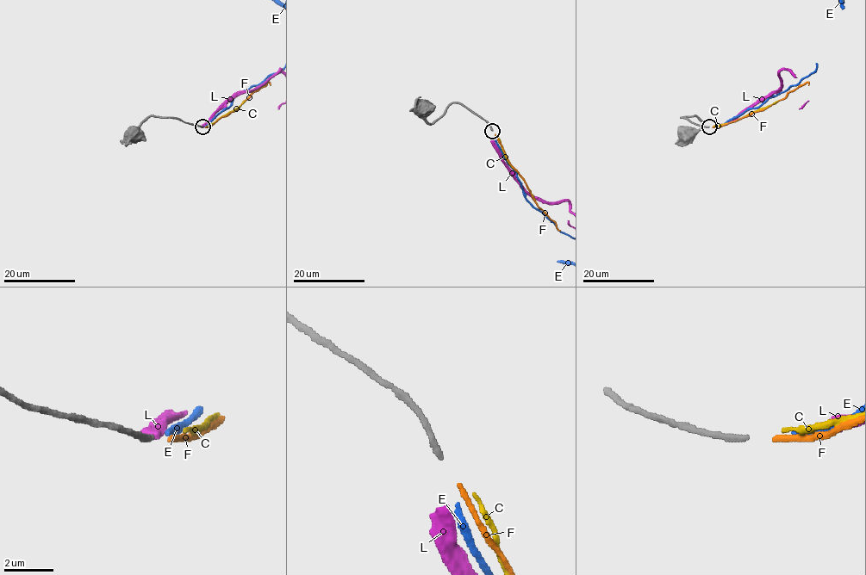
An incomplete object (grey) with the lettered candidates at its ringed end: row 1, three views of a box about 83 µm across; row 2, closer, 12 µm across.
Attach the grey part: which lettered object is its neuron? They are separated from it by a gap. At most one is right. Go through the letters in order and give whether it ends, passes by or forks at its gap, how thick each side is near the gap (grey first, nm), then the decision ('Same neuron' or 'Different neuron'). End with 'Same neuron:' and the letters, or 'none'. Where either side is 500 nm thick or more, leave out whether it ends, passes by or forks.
C: It ends there. Thickness 240 nm (grey) against 130 nm. Different neuron
E: It ends there. Thickness 240 nm (grey) against 260 nm. Same neuron
F: It ends there. Thickness 240 nm (grey) against 200 nm. Different neuron
L: It ends there. Thickness 240 nm (grey) against 440 nm. Different neuron
Same neuron: E

